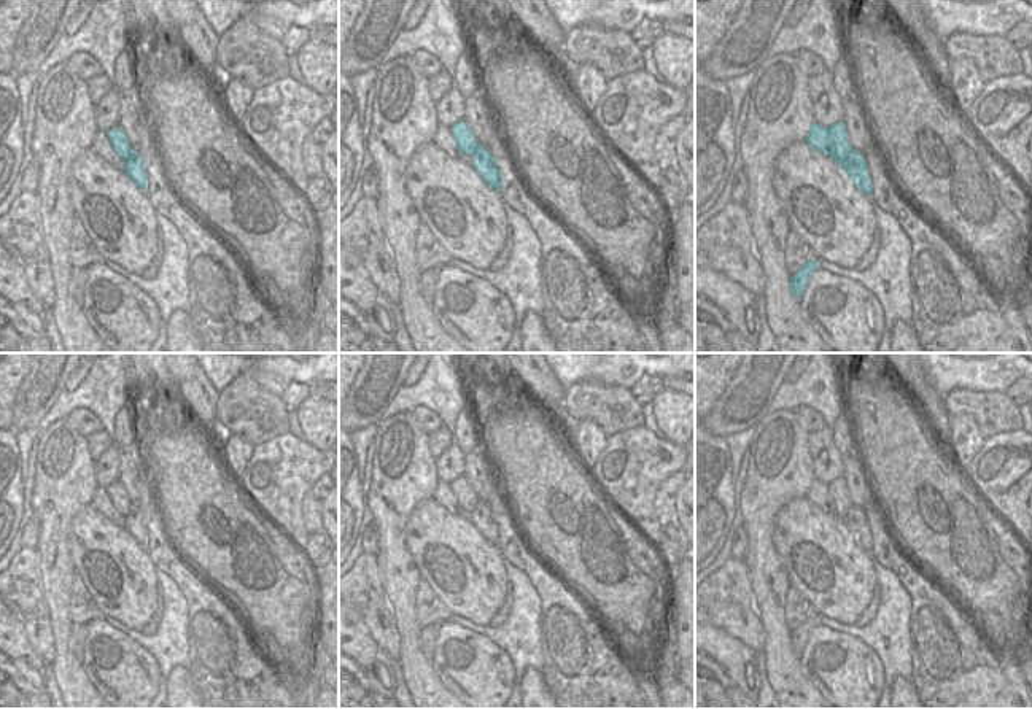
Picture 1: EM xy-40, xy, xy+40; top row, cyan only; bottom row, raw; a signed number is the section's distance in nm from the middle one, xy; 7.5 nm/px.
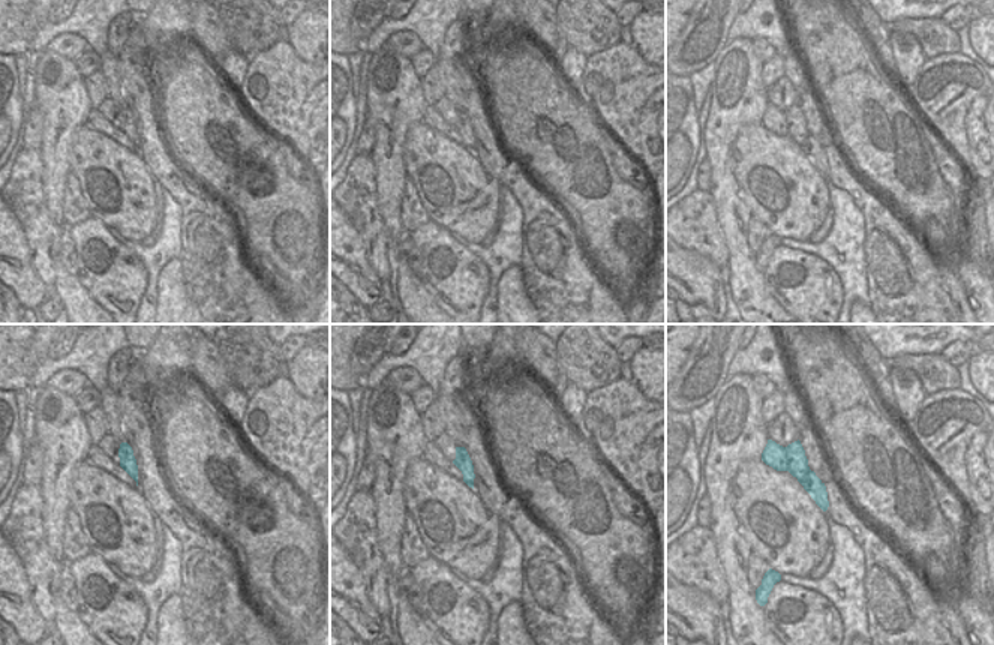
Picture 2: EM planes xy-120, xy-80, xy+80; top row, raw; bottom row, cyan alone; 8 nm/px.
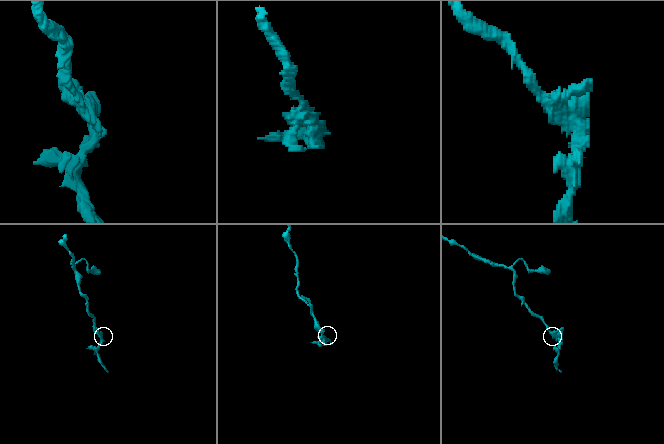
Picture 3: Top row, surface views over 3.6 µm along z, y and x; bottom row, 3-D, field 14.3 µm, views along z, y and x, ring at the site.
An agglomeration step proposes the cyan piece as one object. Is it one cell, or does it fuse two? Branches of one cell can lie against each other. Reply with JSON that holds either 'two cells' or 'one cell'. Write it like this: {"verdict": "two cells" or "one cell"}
{"verdict": "two cells"}

